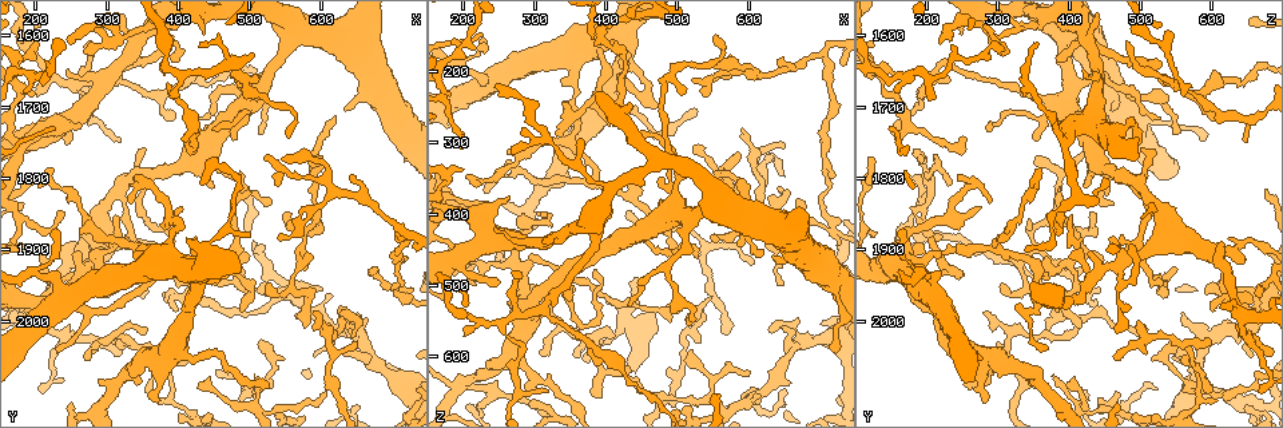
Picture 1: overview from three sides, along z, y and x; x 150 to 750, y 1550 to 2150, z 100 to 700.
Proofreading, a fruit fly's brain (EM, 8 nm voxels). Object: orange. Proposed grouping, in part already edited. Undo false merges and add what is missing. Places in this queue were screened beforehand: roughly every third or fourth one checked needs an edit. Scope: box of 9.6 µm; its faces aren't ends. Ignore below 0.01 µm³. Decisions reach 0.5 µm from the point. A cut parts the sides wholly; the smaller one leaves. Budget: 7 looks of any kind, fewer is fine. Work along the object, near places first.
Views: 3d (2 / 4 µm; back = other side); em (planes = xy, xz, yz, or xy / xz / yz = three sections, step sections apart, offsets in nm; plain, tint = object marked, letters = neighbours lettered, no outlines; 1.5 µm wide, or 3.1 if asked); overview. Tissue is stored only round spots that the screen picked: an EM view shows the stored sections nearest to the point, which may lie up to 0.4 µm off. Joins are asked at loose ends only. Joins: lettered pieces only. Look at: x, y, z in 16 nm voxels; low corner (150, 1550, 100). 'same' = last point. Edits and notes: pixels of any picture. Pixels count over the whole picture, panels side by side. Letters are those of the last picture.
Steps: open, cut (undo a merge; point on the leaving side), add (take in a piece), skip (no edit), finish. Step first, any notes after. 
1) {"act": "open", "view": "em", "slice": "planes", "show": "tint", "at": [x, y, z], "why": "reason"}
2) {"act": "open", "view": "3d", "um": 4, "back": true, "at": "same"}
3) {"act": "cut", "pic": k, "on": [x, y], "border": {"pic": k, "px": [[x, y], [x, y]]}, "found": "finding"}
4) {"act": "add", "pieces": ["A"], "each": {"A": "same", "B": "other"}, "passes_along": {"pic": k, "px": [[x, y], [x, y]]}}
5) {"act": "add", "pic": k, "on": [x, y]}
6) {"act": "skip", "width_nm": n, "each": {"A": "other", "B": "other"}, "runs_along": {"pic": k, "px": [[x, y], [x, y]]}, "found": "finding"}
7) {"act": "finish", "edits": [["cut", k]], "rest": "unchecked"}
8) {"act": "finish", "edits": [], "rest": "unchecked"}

{"act": "open", "view": "3d", "um": 4, "at": [535, 2060, 535], "why": "sharp bend"}

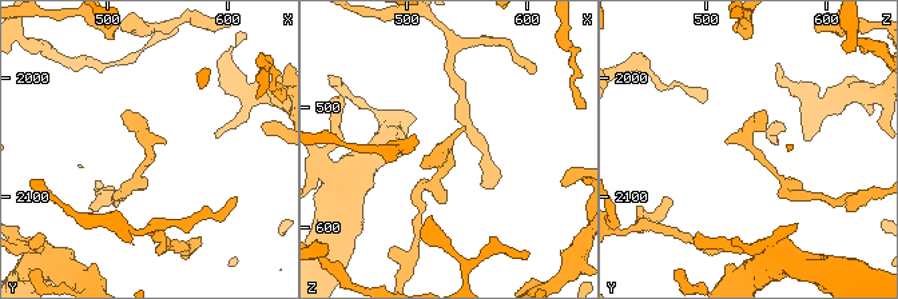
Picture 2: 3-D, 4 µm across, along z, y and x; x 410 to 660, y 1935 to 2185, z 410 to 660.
{"act": "open", "view": "em", "slice": "planes", "show": "letters", "at": [534, 2054, 534], "why": "need the tissue"}

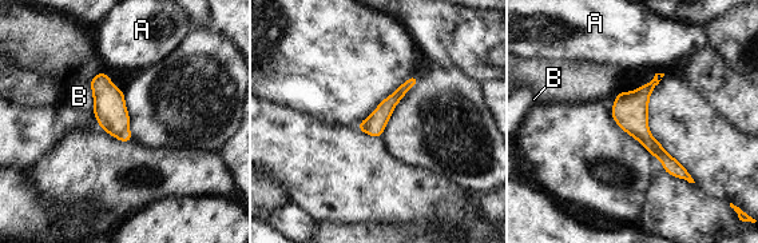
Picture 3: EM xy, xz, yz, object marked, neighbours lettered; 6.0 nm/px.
{"act": "skip", "each": {"A": "other", "B": "other"}, "found": "all the same neuron"}

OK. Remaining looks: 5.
{"act": "open", "view": "em", "slice": "planes", "show": "letters", "at": [715, 1970, 420]}

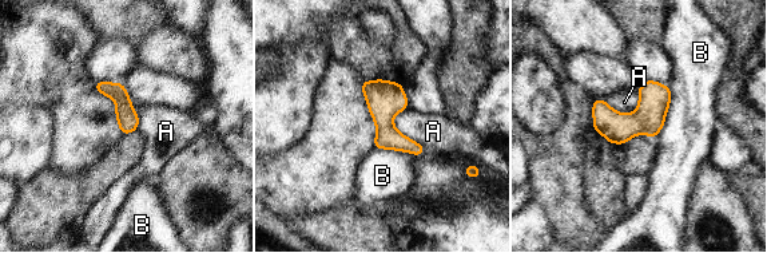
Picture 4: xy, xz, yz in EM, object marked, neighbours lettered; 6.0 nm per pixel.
{"act": "skip", "each": {"A": "other", "B": "other"}, "border": {"pic": 4, "px": [[398, 111], [393, 125], [425, 147]]}, "found": "continuous, no second neuron"}

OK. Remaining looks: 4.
{"act": "open", "view": "3d", "um": 2, "at": [250, 1610, 220], "why": "branch stops here"}

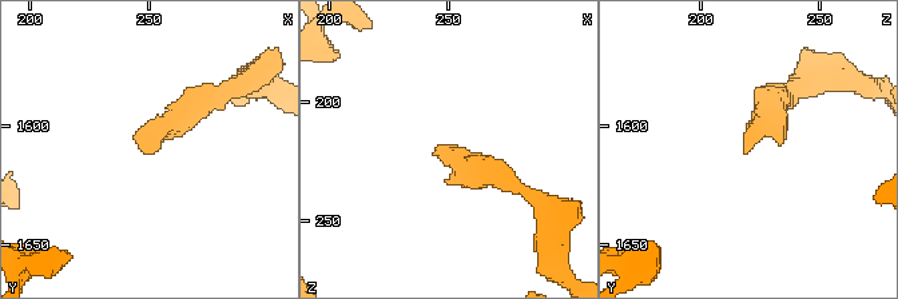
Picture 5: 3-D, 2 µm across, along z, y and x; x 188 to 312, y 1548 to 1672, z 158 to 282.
{"act": "open", "view": "em", "slice": "yz", "step": 8, "show": "letters", "at": [247, 1611, 218], "why": "now the EM"}

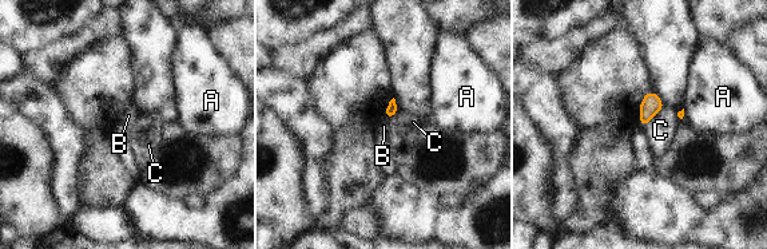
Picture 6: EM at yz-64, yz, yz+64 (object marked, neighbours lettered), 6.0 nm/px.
{"act": "open", "view": "em", "slice": "planes", "show": "letters", "at": "same", "why": "another direction"}

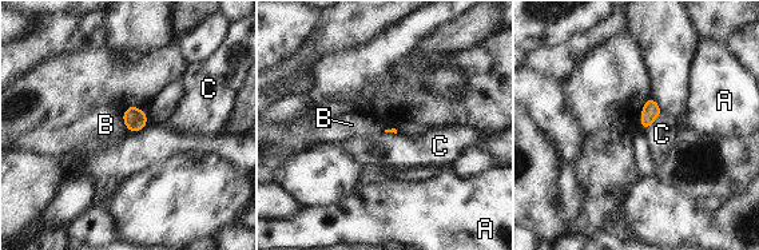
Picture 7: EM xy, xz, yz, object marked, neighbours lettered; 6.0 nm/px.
{"act": "skip", "longest_contact_nm": ["C", 170], "each": {"A": "other", "B": "other", "C": "other"}, "found": "no lettered piece goes on from it"}

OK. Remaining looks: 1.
{"act": "finish", "edits": [], "rest": "unchecked"}

